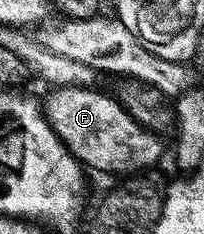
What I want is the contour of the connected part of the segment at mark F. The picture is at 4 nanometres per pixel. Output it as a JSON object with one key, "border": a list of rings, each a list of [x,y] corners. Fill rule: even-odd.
{"border":[[[57,87],[54,88],[45,102],[45,114],[47,123],[57,133],[57,137],[71,151],[71,154],[79,160],[84,168],[92,167],[95,171],[108,171],[111,175],[127,177],[132,173],[143,173],[151,167],[163,155],[163,143],[156,132],[147,127],[142,127],[131,114],[119,104],[114,94],[106,95],[100,89],[88,87]]]}

